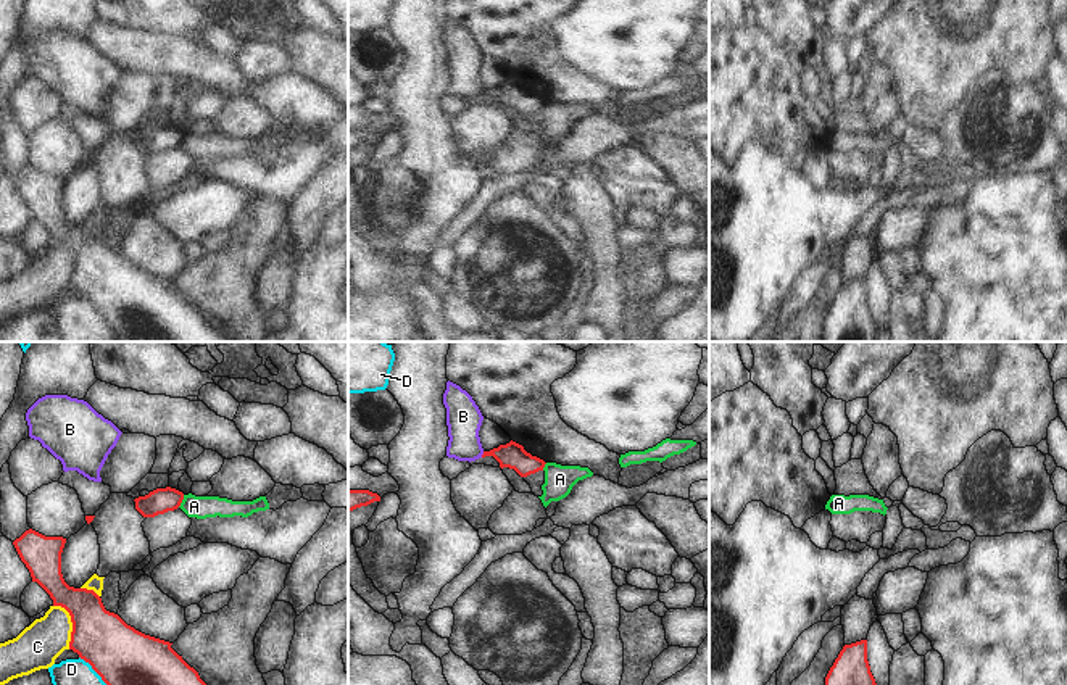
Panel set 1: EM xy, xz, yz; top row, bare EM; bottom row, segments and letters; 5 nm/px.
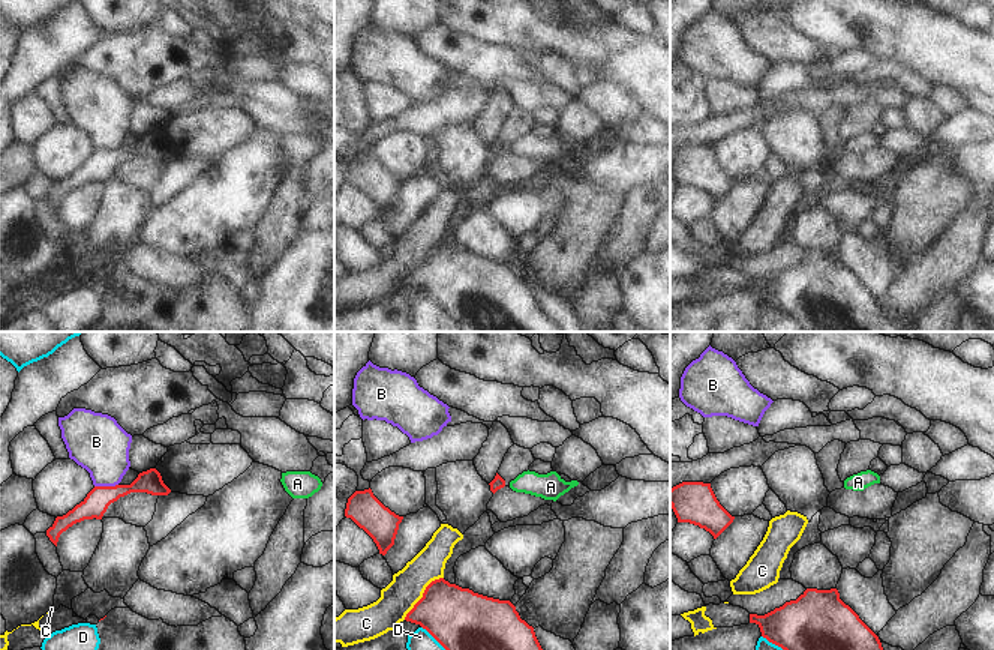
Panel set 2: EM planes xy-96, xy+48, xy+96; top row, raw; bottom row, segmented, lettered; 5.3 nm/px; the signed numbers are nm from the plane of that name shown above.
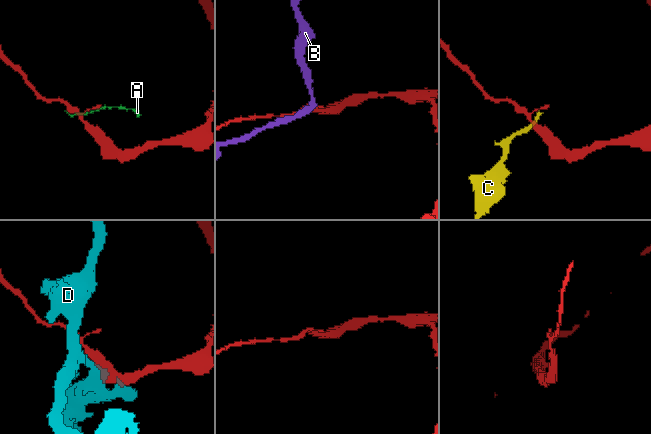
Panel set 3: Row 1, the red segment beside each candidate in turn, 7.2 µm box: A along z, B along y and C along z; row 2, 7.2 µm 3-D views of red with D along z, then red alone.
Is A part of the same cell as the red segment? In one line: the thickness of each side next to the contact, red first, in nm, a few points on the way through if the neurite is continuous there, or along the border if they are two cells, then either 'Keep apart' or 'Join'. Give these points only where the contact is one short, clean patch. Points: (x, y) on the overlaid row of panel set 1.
Thickness 130 nm (red) against 110 nm. Boundary: xy (184, 495), (178, 506). Keep apart.

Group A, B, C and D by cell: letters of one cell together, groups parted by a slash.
A / B / C / D

